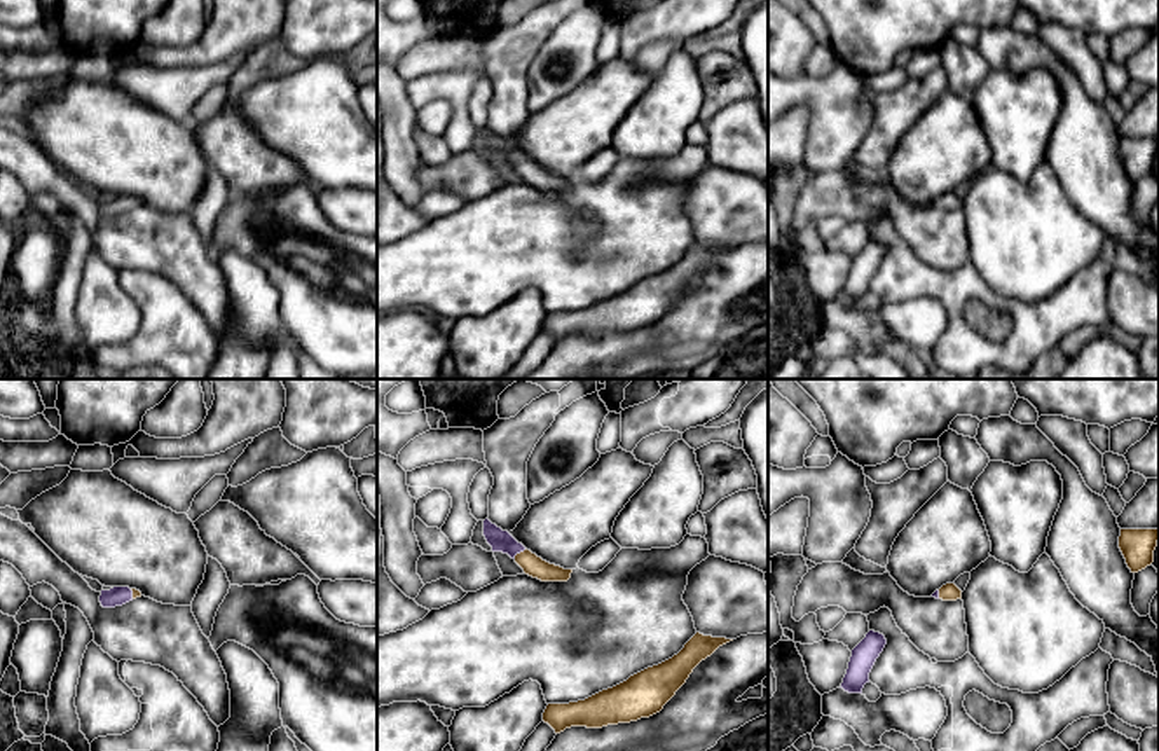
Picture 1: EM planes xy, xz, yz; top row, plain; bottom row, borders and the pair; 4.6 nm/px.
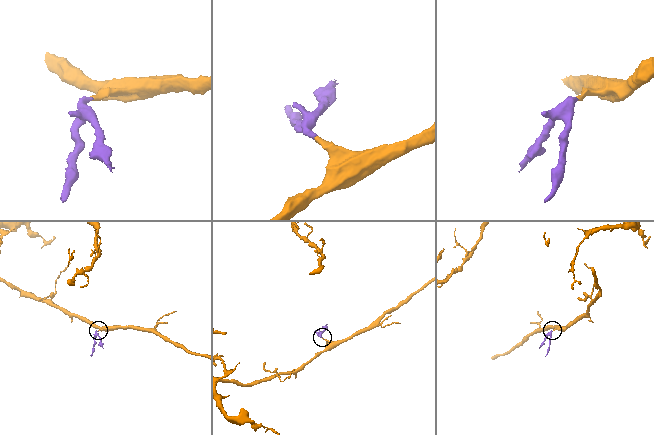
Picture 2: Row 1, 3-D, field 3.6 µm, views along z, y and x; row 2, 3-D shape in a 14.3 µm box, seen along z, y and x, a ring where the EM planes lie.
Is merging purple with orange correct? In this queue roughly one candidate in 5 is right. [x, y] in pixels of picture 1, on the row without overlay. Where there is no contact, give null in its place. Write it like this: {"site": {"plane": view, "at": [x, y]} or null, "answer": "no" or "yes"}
{"site": {"plane": "xz", "at": [519, 161]}, "answer": "yes"}

